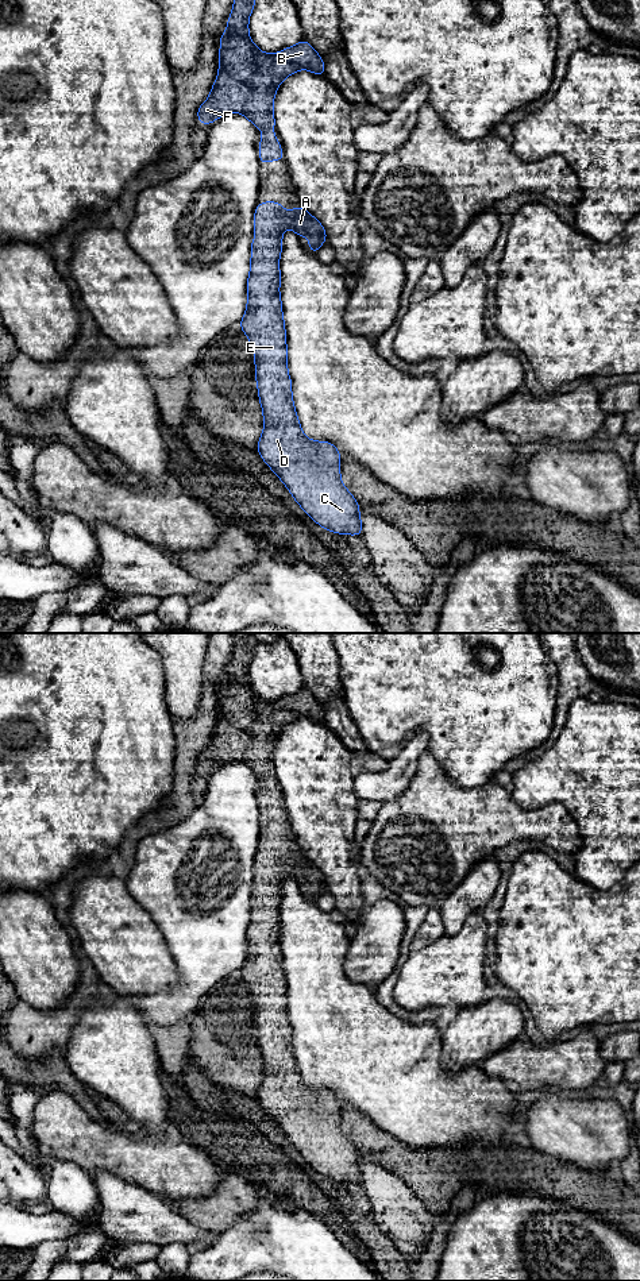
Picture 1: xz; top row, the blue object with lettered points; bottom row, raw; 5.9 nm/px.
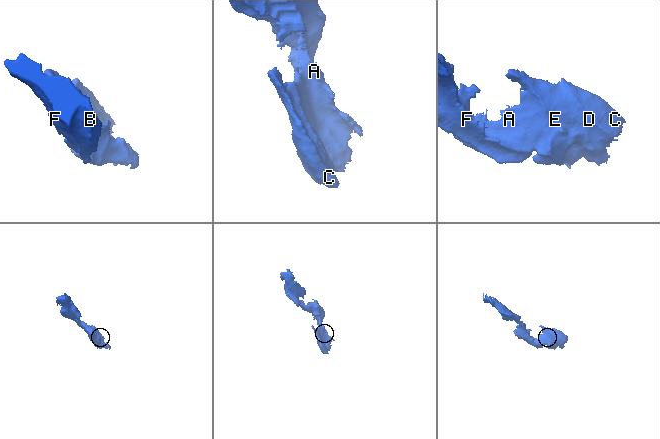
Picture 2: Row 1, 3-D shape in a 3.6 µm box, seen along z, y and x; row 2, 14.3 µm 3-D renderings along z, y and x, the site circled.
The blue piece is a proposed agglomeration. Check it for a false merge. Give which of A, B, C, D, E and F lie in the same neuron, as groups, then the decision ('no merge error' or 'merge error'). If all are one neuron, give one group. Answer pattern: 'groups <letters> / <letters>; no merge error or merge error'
groups A B C D E F; no merge error

